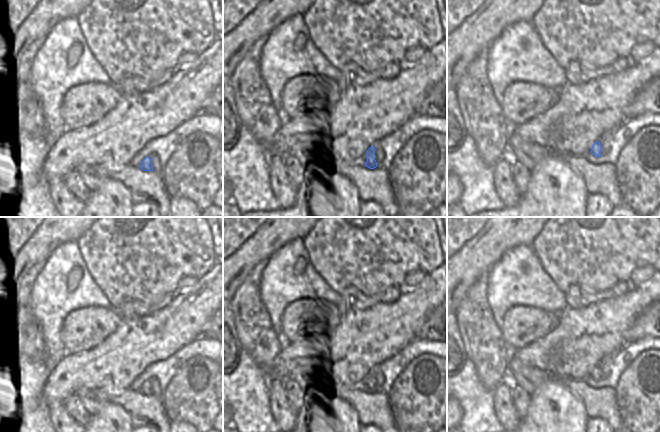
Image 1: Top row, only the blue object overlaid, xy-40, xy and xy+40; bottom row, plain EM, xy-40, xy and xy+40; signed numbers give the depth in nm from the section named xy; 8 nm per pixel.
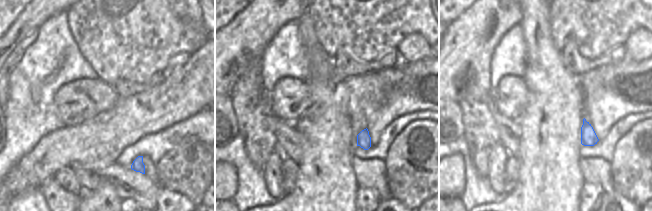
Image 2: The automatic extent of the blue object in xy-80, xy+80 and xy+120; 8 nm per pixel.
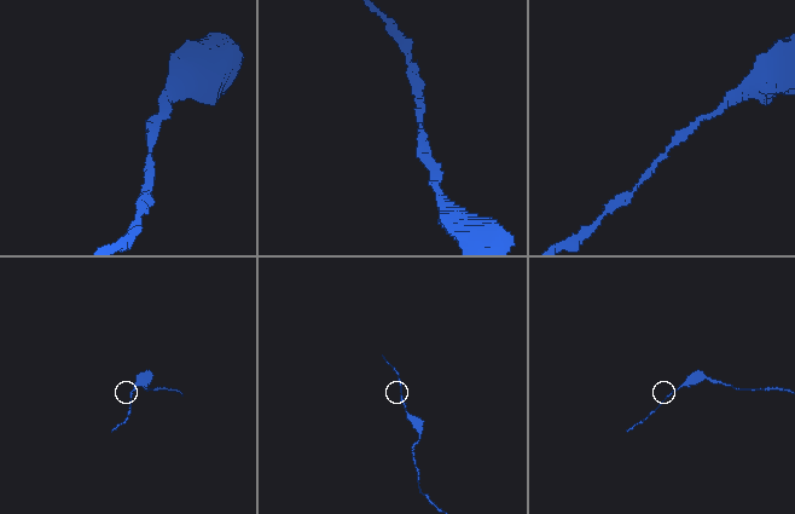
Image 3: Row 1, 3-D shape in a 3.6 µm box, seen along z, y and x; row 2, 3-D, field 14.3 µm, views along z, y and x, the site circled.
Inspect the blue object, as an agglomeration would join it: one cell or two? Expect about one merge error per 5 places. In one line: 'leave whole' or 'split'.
leave whole

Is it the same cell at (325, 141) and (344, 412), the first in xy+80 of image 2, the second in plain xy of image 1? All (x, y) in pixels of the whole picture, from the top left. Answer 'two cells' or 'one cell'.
one cell

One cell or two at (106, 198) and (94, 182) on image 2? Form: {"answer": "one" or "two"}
{"answer": "two"}

